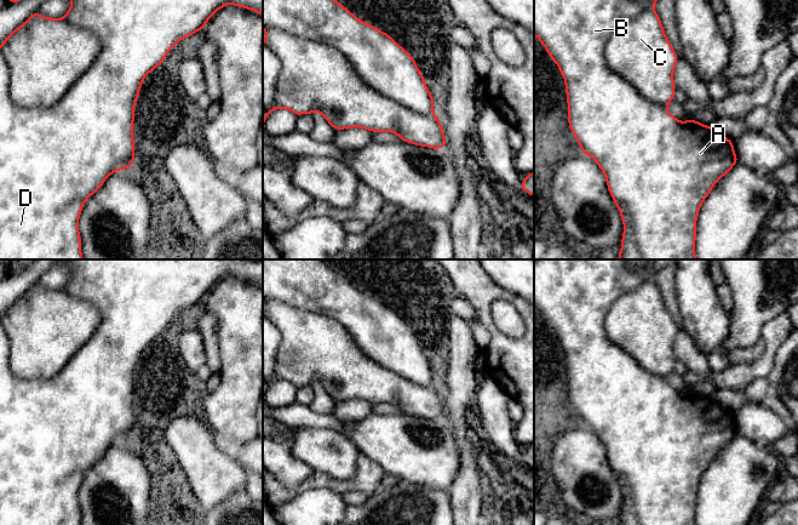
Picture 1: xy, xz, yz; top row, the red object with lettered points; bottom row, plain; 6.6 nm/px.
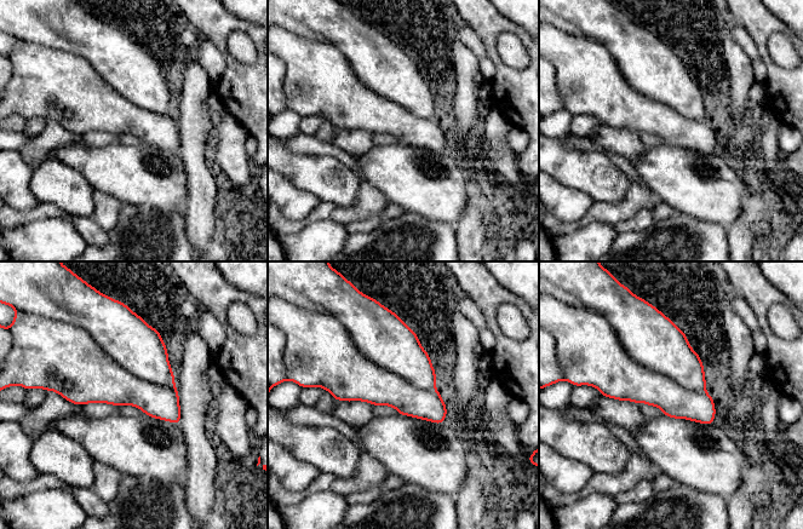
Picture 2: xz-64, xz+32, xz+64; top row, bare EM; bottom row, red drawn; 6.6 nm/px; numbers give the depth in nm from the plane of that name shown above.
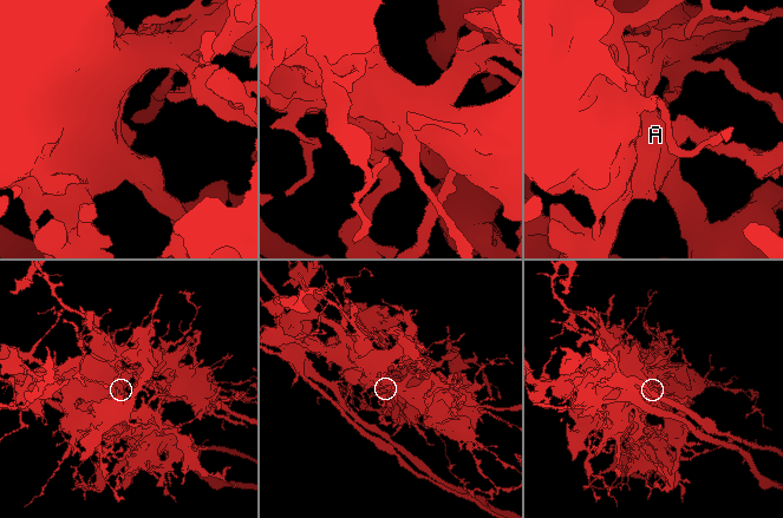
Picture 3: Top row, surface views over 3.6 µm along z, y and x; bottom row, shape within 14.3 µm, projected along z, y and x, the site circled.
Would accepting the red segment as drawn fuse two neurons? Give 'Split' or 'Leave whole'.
Split

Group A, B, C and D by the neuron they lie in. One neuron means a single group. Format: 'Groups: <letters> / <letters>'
Groups: A B D / C

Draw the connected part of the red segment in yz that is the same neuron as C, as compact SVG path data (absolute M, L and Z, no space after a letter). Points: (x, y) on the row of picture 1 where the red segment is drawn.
M654 6L616 27L608 39L604 56L608 68L630 82L644 98L662 105L674 99L673 73L678 56L665 35Z

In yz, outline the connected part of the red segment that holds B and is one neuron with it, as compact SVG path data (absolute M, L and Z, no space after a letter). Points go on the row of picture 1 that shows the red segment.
M534 0L534 35L539 39L546 53L557 64L563 75L569 129L579 143L582 154L591 156L604 173L609 194L620 212L624 233L618 259L696 259L695 241L699 211L714 184L739 162L734 150L734 142L716 131L712 126L704 125L695 119L681 122L670 114L666 105L644 98L630 82L610 70L604 56L608 39L614 29L621 23L637 17L643 10L654 6L656 1L658 0Z

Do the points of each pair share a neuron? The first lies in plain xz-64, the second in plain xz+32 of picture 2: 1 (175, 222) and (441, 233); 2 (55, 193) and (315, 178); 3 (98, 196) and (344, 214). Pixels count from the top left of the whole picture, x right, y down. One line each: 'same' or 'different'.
1: same
2: same
3: same

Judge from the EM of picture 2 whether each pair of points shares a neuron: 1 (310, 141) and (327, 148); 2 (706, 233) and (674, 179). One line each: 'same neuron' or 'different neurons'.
1: same neuron
2: different neurons

